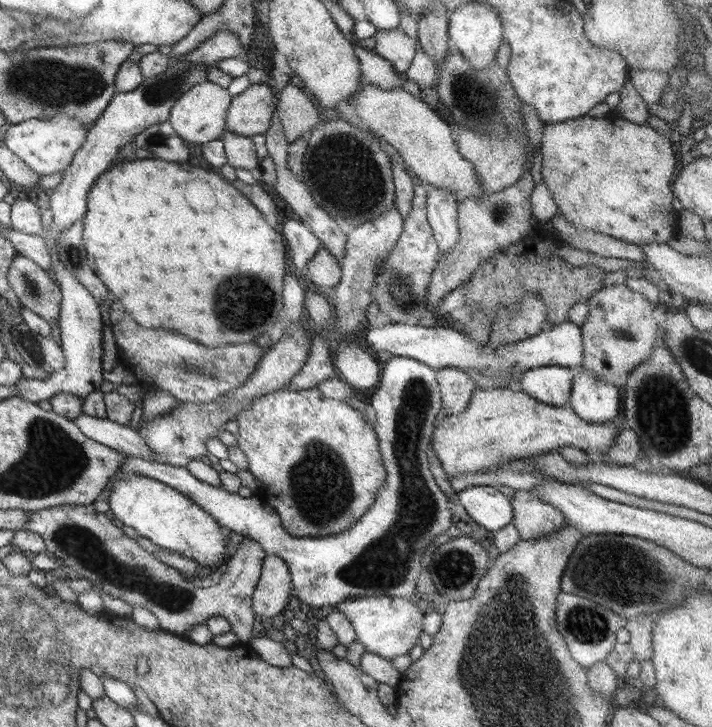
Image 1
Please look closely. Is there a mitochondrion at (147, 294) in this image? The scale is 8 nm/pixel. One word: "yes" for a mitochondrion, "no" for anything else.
no

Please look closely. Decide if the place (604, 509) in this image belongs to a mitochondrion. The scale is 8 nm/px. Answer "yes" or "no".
no

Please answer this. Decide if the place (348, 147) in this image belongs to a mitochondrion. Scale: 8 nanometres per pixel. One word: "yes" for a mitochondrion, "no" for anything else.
yes

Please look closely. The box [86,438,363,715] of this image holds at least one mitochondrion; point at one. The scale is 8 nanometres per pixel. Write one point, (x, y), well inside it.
(319, 488)

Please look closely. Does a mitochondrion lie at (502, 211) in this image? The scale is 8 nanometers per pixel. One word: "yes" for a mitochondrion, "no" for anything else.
yes

